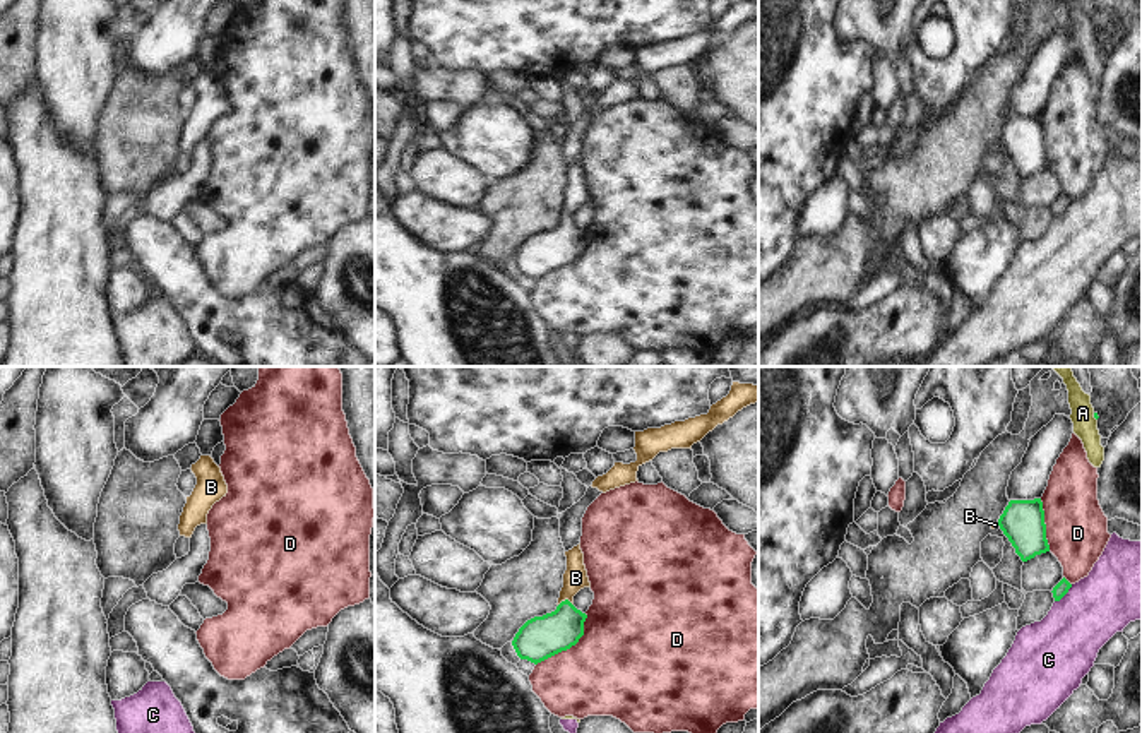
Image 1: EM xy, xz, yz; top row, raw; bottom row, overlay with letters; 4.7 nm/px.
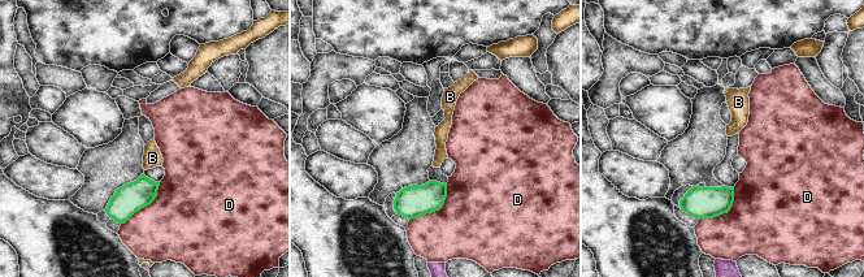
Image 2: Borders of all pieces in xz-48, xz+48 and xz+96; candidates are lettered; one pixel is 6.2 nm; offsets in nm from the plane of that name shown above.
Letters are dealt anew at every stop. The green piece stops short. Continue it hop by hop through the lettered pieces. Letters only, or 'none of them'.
B

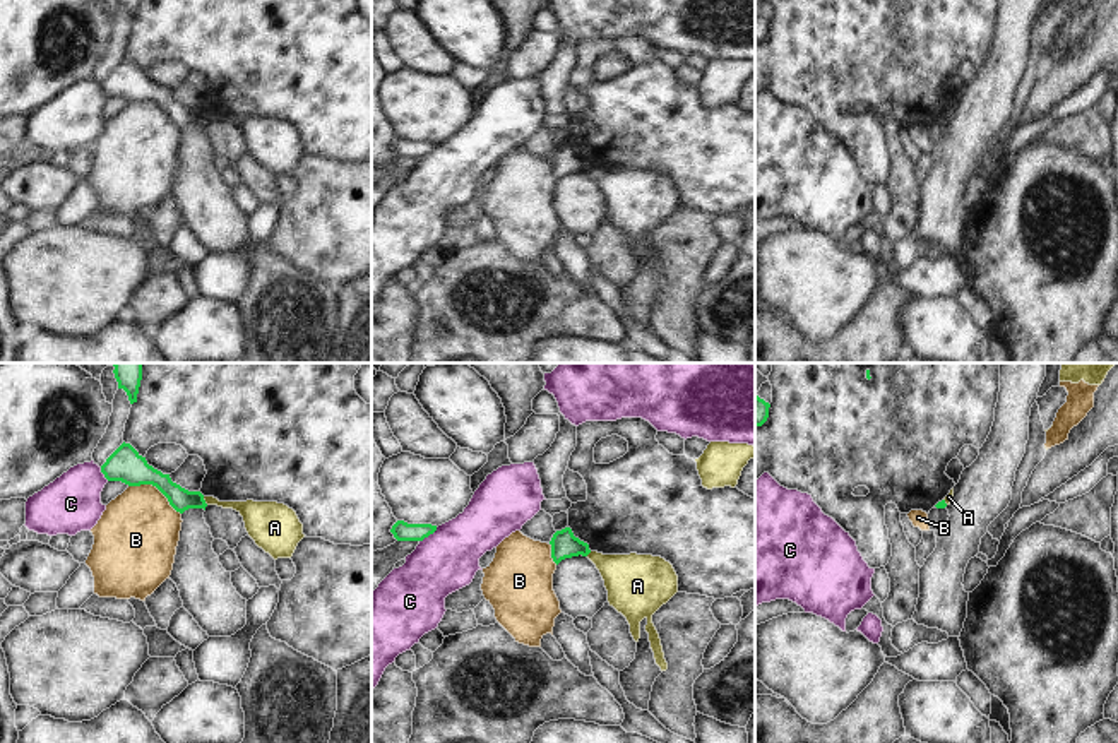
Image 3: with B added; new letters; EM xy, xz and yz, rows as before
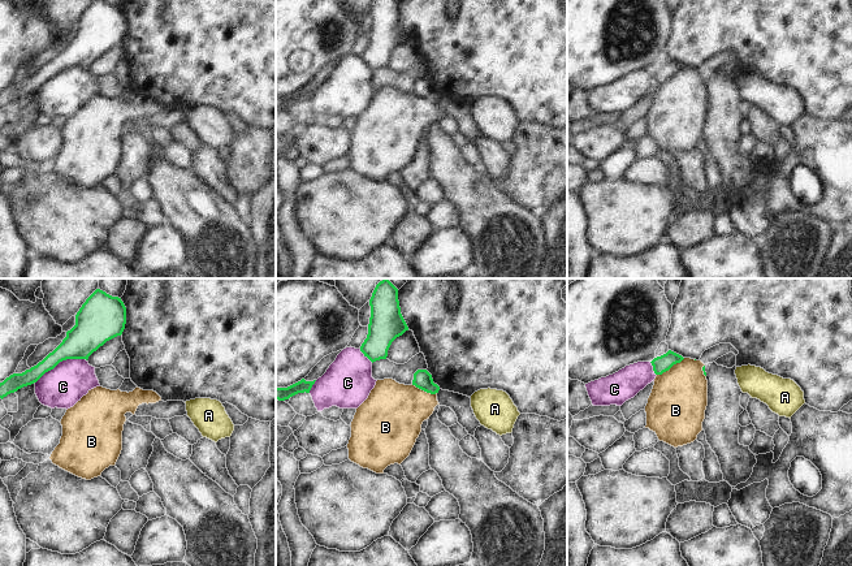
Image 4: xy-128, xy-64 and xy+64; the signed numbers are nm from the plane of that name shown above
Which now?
none of them

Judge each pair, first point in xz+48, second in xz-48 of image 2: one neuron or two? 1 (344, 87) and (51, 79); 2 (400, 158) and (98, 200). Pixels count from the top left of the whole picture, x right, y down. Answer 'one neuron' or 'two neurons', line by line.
1: two neurons
2: one neuron

